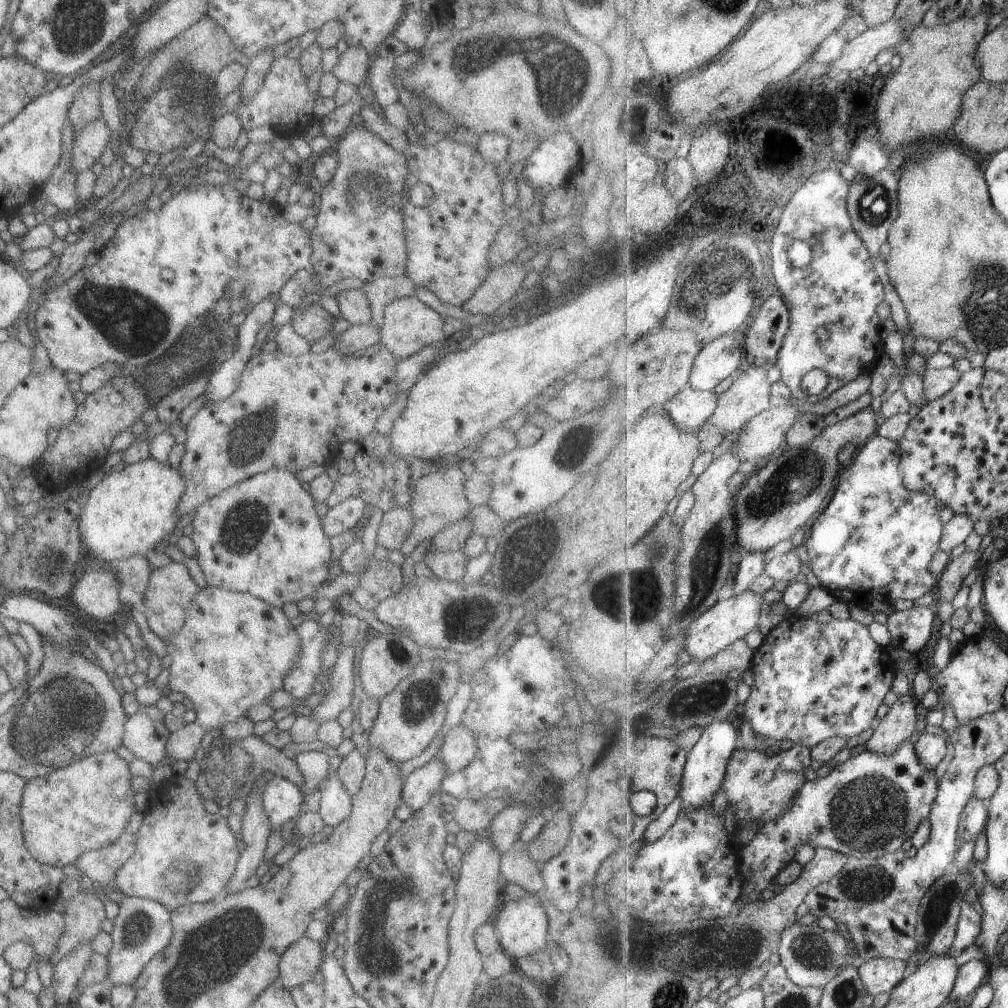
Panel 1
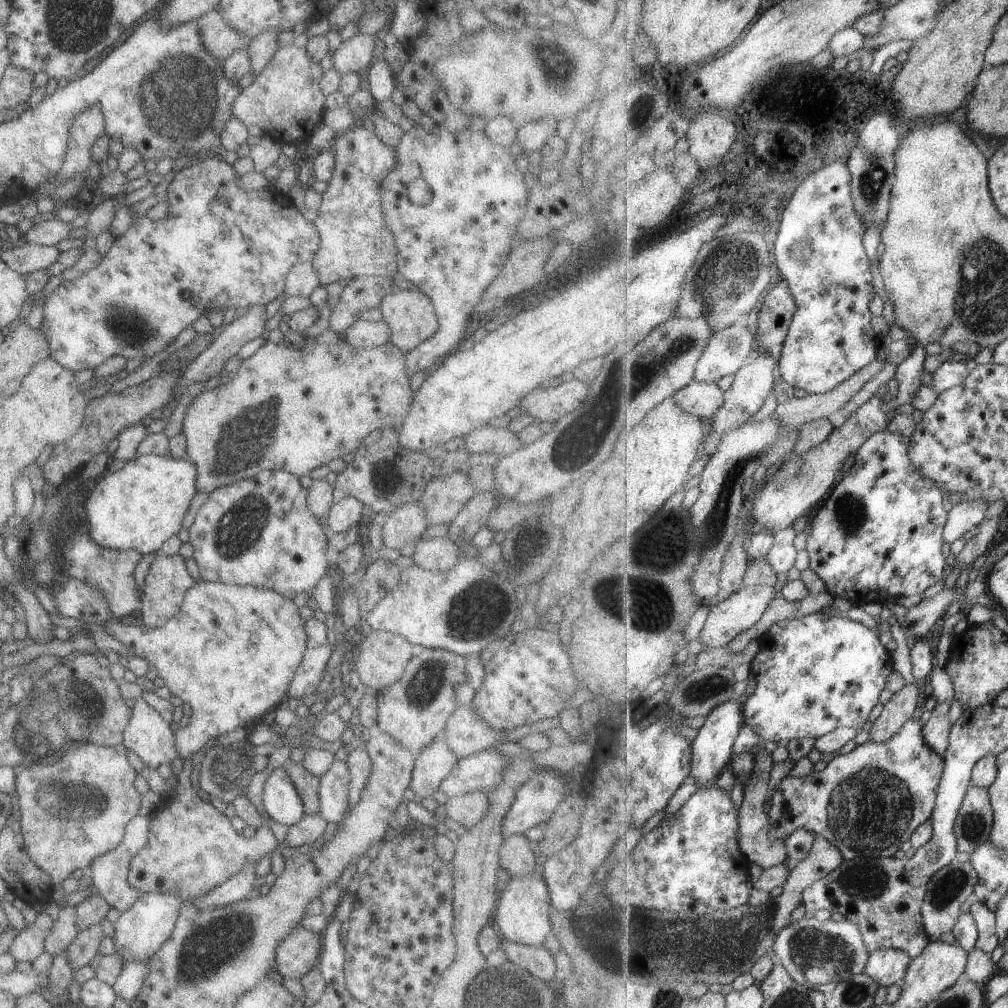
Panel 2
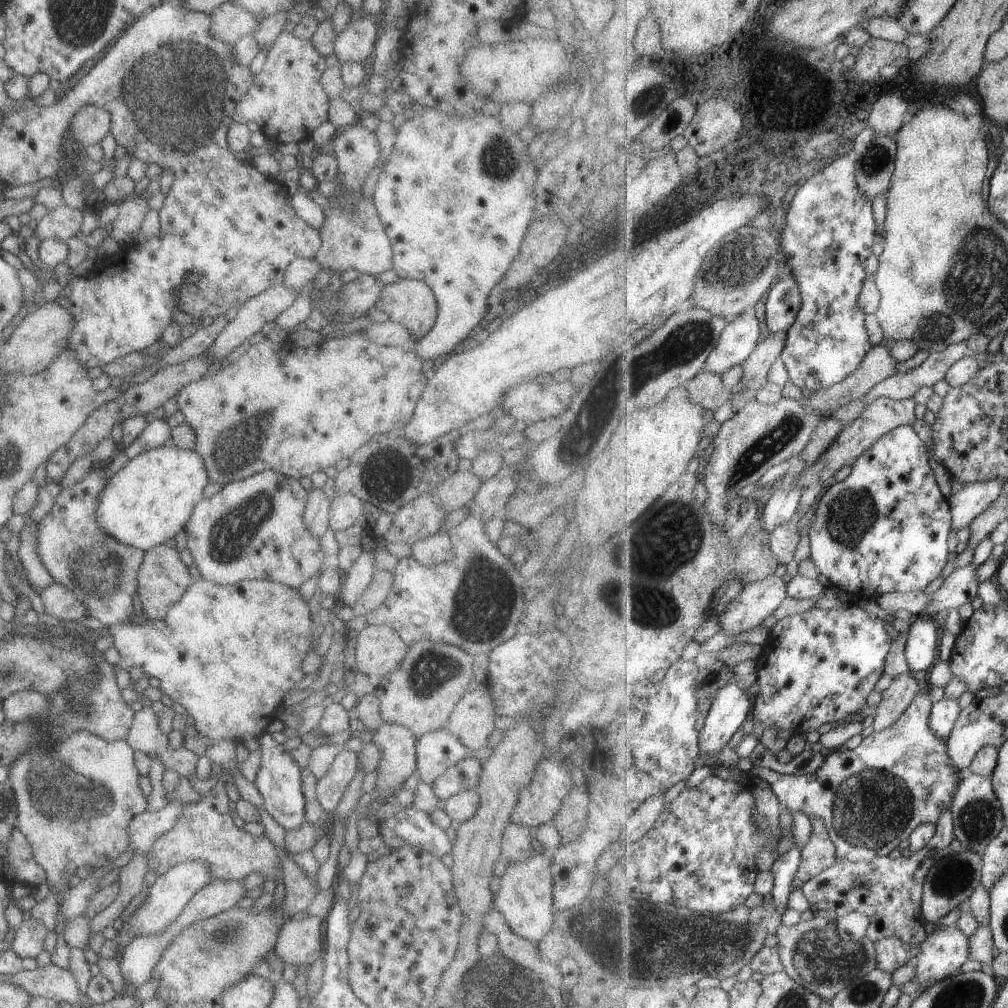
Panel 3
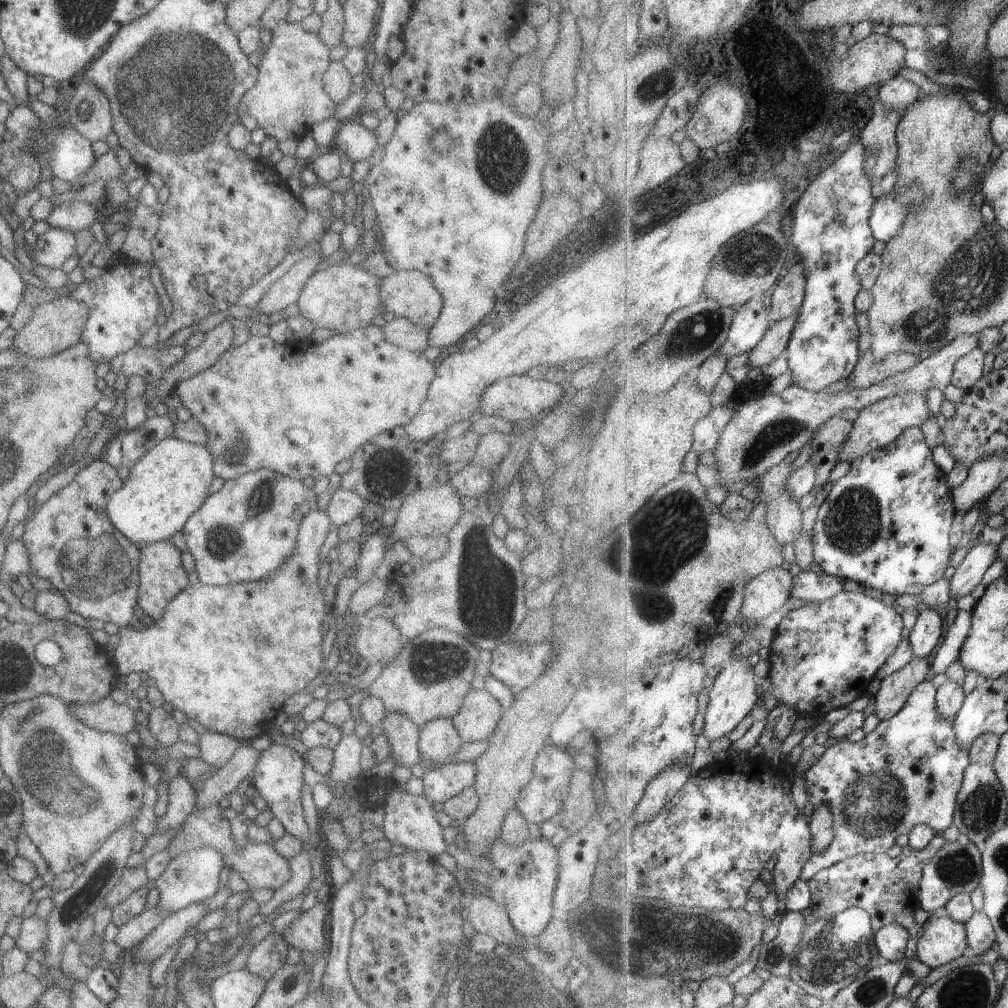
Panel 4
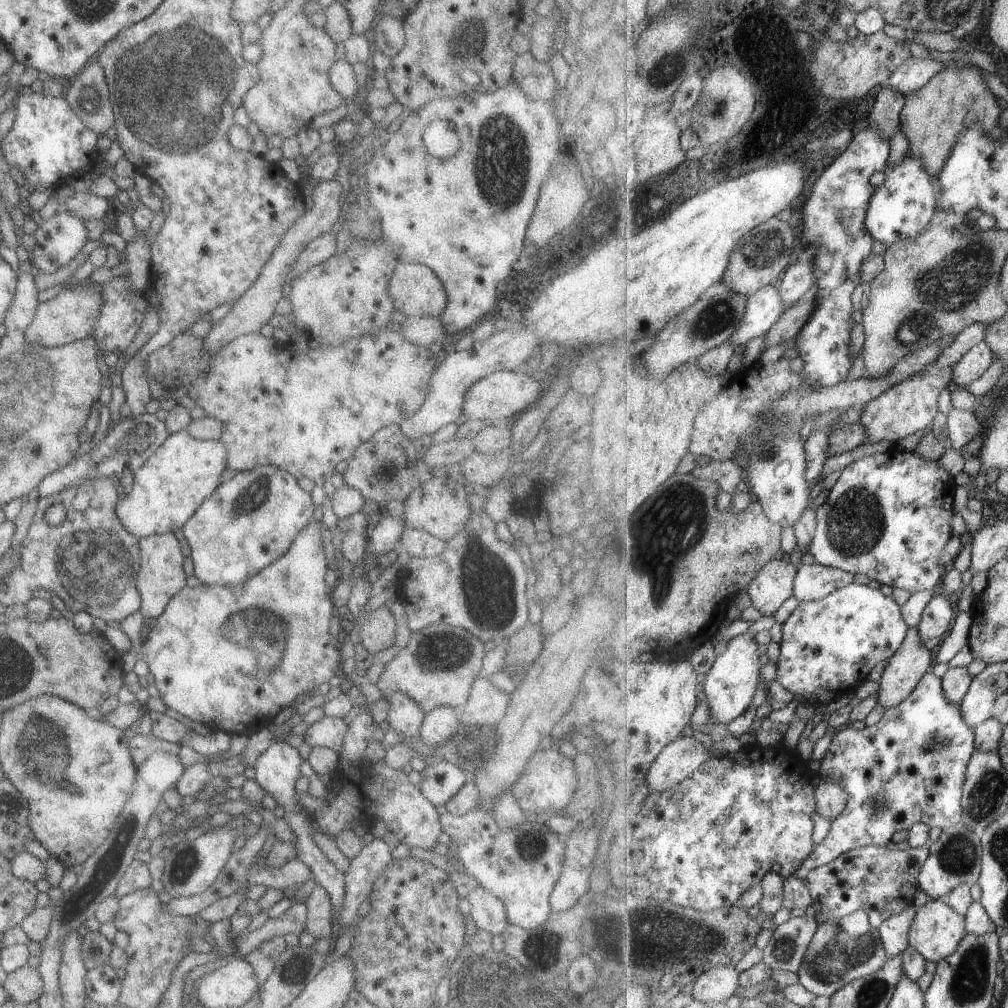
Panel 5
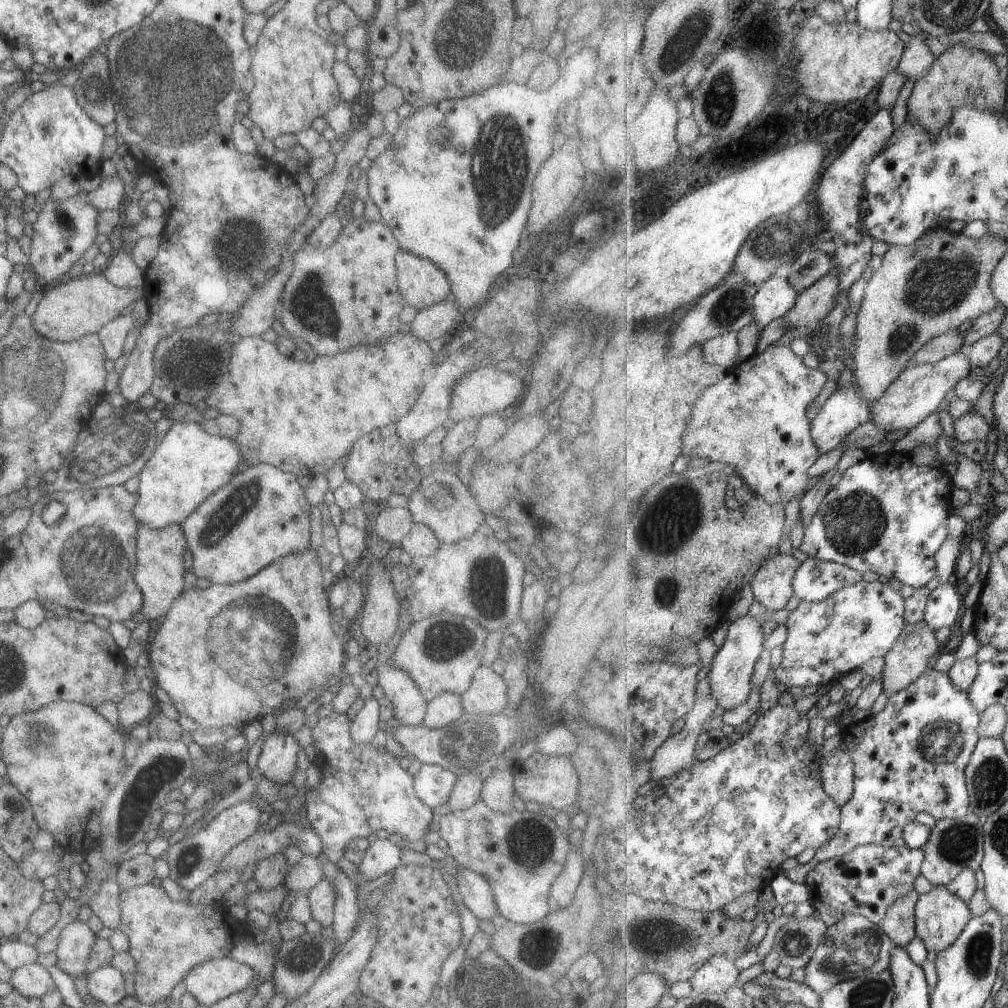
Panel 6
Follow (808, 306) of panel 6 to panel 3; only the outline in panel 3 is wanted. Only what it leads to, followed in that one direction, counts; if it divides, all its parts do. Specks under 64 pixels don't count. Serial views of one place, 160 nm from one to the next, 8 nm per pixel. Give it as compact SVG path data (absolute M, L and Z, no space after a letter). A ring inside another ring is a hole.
M788 331L777 334L769 333L761 341L752 355L742 364L744 375L741 379L742 389L730 394L729 401L736 410L735 414L745 408L750 402L757 400L757 392L767 384L767 376L775 360L779 360L784 351Z

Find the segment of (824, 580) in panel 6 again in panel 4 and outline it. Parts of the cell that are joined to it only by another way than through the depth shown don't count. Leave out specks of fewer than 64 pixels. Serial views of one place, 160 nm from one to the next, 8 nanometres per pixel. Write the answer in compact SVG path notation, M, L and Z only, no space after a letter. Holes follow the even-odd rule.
M803 571L794 577L792 596L807 603L820 603L843 592L843 582L839 577L821 571Z

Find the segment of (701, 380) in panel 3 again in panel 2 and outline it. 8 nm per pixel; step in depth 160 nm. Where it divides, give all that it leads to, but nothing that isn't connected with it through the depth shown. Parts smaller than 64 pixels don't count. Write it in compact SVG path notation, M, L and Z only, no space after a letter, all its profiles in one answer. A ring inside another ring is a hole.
M695 380L673 397L685 412L692 413L701 420L711 418L724 403L724 392L716 385Z

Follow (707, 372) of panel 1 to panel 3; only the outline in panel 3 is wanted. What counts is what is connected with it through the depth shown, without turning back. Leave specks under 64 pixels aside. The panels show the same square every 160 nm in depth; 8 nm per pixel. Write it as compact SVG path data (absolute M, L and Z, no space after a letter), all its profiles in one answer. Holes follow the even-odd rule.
M743 314L721 333L717 348L710 354L704 370L725 374L752 355L761 340L761 322L755 314Z

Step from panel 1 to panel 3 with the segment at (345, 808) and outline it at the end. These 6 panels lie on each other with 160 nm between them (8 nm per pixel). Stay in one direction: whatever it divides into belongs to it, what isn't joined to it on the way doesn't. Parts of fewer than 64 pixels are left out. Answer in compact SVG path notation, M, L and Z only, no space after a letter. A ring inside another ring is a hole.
M343 747L329 765L327 772L317 779L315 798L329 816L333 817L331 812L339 803L341 794L357 769L356 754Z

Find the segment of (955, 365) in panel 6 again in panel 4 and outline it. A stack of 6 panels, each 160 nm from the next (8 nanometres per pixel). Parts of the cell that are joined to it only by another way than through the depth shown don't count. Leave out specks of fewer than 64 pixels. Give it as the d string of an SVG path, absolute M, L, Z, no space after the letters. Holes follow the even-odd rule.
M907 393L880 400L859 411L853 430L843 445L837 462L852 463L856 458L861 458L871 451L885 448L901 437L905 430L920 427L926 420L929 420L929 404L925 394Z

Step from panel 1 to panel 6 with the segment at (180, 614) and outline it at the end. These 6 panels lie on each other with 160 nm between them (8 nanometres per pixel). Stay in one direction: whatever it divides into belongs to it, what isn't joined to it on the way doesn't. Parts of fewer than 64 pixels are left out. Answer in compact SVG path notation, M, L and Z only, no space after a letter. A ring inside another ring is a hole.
M137 525L134 536L135 562L132 577L142 594L138 611L152 624L161 620L173 599L183 590L182 576L186 571L183 567L185 546L186 542L179 525L167 525L157 530L147 528L145 525Z

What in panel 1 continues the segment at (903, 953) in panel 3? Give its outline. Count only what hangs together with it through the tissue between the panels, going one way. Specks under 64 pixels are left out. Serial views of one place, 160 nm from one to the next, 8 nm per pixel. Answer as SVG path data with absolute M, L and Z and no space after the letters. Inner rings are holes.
M877 957L864 961L858 971L868 994L877 996L885 992L890 994L911 969L907 961Z

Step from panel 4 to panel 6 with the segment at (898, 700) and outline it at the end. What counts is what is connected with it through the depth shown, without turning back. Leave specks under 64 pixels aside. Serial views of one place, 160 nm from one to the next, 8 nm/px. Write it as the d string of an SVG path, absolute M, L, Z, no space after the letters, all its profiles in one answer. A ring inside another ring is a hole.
M925 621L917 624L909 623L906 629L903 630L902 636L899 637L895 648L885 658L885 667L881 675L881 681L885 687L884 691L891 698L894 694L913 685L918 678L921 678L926 673L927 669L932 667L942 648L943 646L935 638L935 630Z

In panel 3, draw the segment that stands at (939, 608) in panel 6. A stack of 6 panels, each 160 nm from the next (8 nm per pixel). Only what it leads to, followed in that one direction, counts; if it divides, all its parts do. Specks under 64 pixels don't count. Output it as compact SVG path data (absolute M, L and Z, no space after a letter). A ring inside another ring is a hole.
M916 616L911 620L906 657L911 672L923 674L939 656L939 633L941 624L927 616Z

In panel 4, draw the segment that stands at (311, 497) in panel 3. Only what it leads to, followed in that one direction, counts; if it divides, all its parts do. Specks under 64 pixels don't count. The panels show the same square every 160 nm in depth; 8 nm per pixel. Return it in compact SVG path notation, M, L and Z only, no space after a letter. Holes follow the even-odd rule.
M318 508L311 510L299 524L293 552L263 578L232 585L206 585L199 581L188 584L167 602L159 618L119 629L119 640L112 655L116 674L123 678L131 672L144 672L155 681L164 702L201 724L206 731L229 735L242 743L267 734L285 700L303 691L315 676L329 668L321 632L329 608L323 600L323 591L317 586L319 548L329 525L325 512Z

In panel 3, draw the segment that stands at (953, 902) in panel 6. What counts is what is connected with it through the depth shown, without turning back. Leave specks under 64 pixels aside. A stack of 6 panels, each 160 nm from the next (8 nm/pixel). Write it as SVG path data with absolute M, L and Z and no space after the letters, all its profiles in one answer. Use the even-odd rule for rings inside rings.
M955 926L946 927L943 932L929 933L927 940L923 942L915 952L915 976L913 980L931 988L935 983L945 981L946 978L959 974L961 966L970 959L970 938Z

